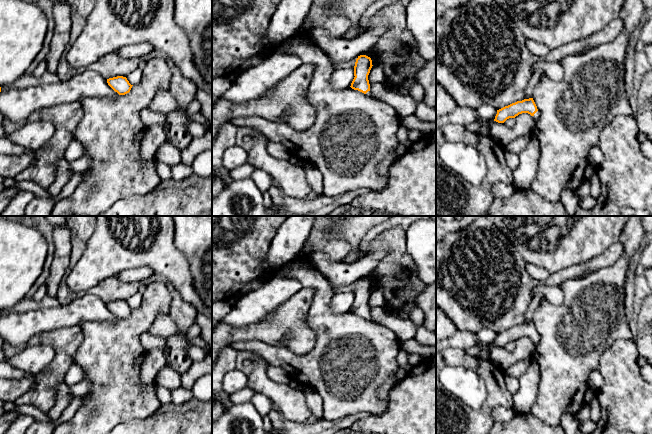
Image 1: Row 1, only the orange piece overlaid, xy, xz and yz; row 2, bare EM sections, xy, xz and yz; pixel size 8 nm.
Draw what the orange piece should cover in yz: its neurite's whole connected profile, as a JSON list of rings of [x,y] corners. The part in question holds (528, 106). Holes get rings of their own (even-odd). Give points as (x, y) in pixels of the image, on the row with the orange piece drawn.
[[[533,98],[517,101],[497,110],[494,121],[504,123],[507,119],[515,118],[522,113],[530,114],[534,120],[537,120],[540,117],[540,112],[538,111]]]

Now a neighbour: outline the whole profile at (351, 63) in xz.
[[[355,57],[349,61],[346,61],[346,62],[341,62],[341,63],[333,63],[332,62],[332,68],[334,71],[338,70],[338,69],[345,69],[345,68],[352,68],[354,69],[354,66],[355,66],[355,62],[356,62],[356,59],[358,57]]]

